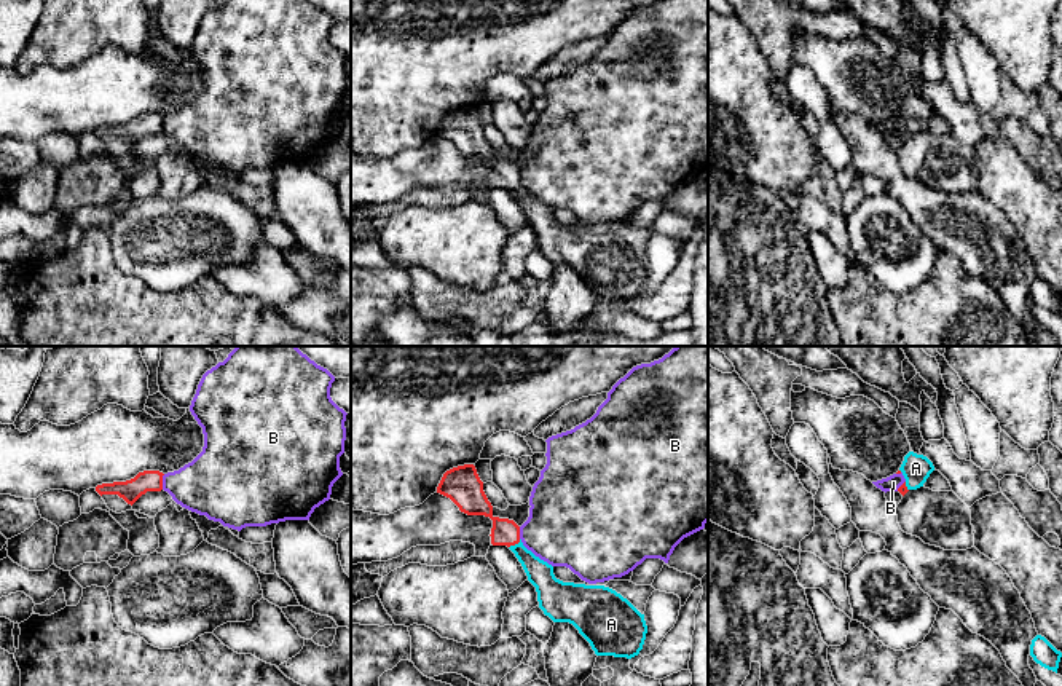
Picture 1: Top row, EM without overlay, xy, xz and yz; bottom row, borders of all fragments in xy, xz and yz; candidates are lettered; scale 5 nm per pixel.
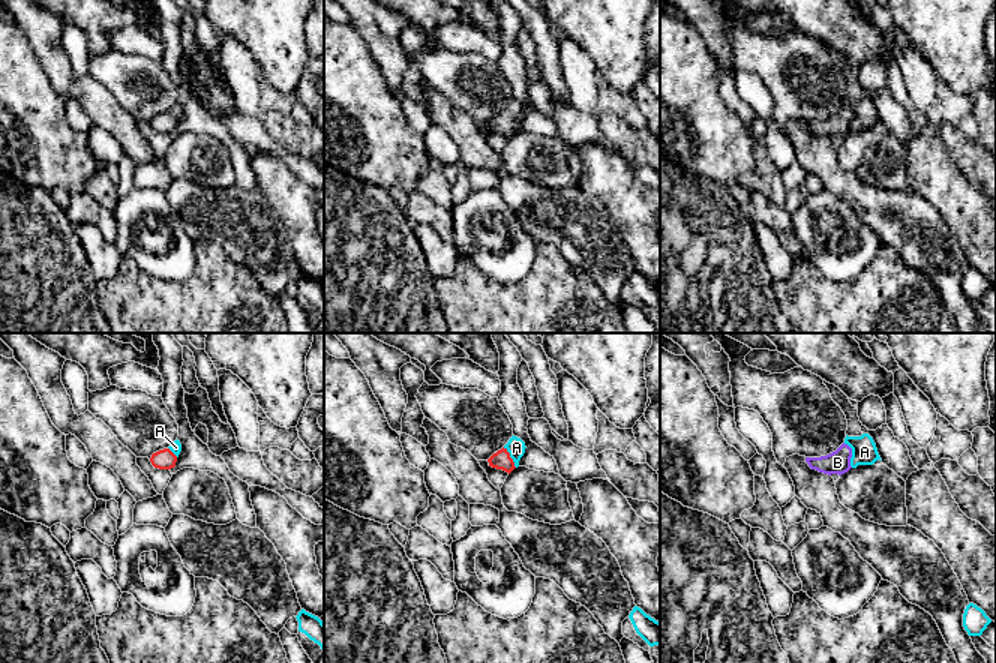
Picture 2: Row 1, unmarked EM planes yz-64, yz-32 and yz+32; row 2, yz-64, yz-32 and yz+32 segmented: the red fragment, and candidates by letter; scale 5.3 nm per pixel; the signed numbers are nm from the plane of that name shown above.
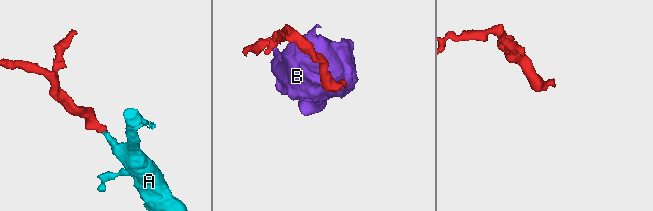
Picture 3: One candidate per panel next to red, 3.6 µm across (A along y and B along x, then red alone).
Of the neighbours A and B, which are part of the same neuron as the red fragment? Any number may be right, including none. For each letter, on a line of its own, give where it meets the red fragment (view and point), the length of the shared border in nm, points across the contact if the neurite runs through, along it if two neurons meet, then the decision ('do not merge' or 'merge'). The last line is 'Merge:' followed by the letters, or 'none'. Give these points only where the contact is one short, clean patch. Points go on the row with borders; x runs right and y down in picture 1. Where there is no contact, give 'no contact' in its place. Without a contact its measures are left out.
A: xz (514, 544) | 80 nm | across xz (504, 532), (514, 544), (539, 573) | merge
B: xy (161, 482) | 80 nm | along xy (165, 474), (161, 488) | do not merge
Merge: A

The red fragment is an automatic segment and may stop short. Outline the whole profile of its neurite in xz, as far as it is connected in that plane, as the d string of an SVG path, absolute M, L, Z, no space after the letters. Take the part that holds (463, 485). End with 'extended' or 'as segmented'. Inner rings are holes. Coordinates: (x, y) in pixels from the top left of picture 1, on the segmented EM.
M474 464L446 471L437 493L450 498L467 515L493 520L491 544L507 546L515 554L536 587L539 608L553 622L572 624L596 656L631 659L639 654L647 633L644 614L609 587L557 579L553 566L523 546L520 526L513 520L493 515Z; extended

